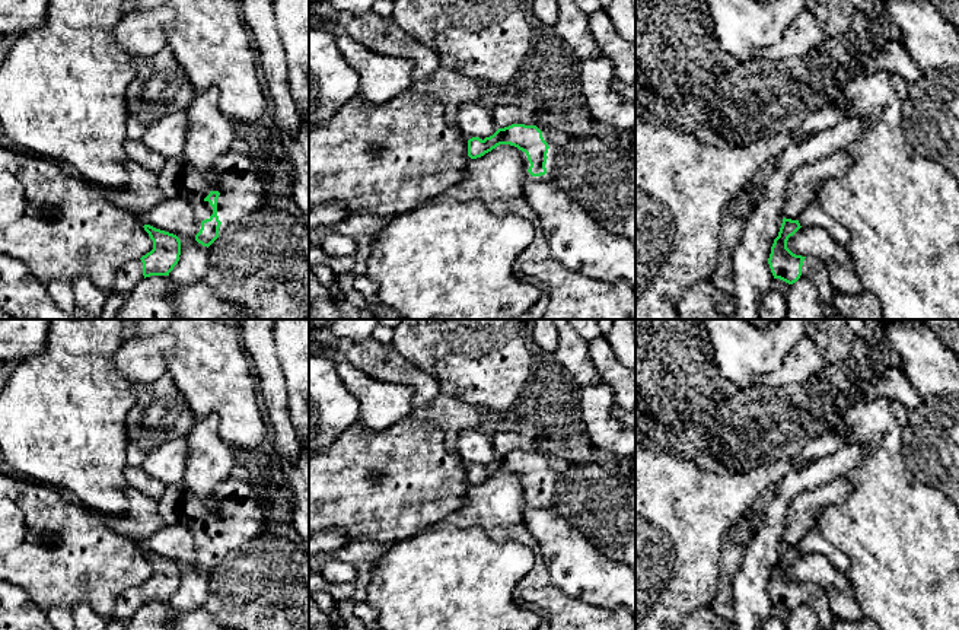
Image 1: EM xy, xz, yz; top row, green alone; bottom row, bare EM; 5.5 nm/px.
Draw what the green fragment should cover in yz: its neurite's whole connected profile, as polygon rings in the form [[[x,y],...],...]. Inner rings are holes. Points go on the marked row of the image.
[[[783,219],[778,236],[774,239],[768,264],[774,279],[780,279],[788,284],[799,279],[810,279],[818,290],[821,305],[828,311],[832,309],[832,299],[837,293],[829,281],[829,270],[813,257],[802,257],[793,254],[787,248],[787,241],[800,229],[799,220]]]

